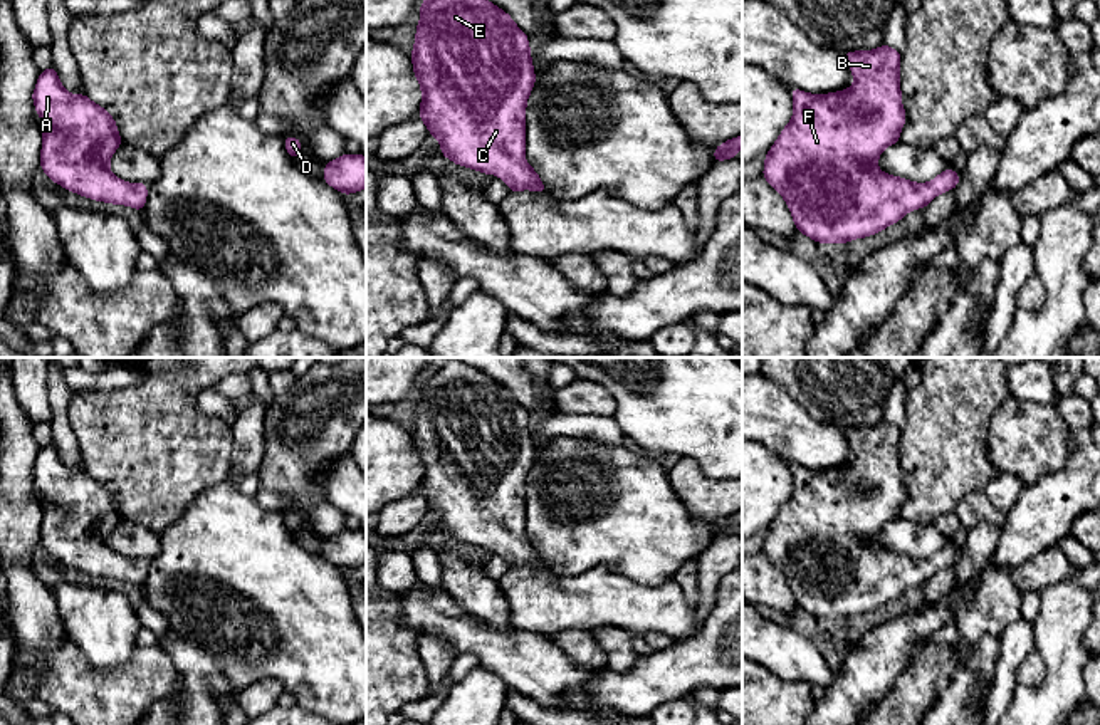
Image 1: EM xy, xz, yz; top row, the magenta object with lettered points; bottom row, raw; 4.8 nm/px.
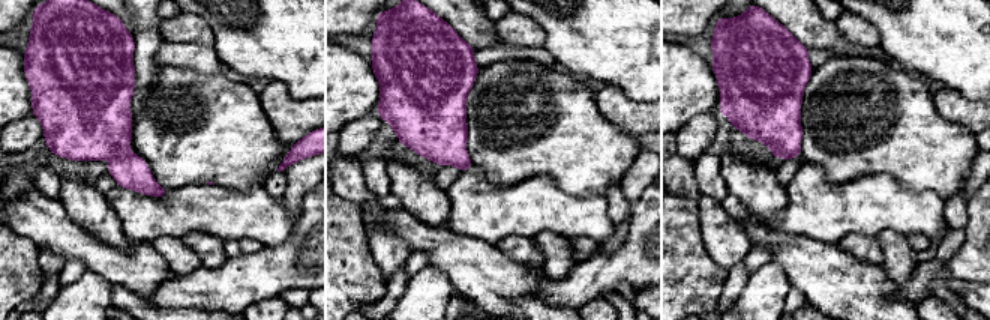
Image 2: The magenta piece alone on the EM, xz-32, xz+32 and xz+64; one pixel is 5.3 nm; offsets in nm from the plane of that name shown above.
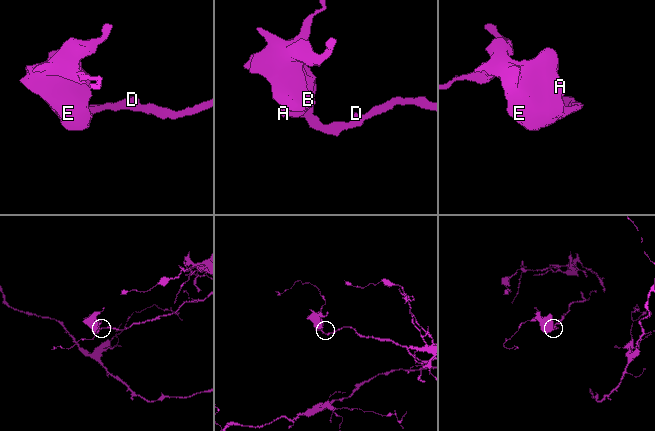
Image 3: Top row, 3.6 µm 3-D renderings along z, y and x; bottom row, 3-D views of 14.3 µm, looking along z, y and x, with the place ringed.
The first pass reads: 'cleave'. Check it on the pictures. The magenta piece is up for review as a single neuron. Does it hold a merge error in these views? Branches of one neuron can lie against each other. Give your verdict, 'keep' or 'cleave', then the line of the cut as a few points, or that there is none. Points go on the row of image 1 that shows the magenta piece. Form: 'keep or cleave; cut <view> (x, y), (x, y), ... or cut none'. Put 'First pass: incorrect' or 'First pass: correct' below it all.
keep; cut none
First pass: incorrect

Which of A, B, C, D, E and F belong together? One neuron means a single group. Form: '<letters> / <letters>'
A B C D E F

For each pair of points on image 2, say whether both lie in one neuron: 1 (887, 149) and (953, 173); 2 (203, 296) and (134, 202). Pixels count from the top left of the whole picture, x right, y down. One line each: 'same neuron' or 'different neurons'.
1: same neuron
2: different neurons

